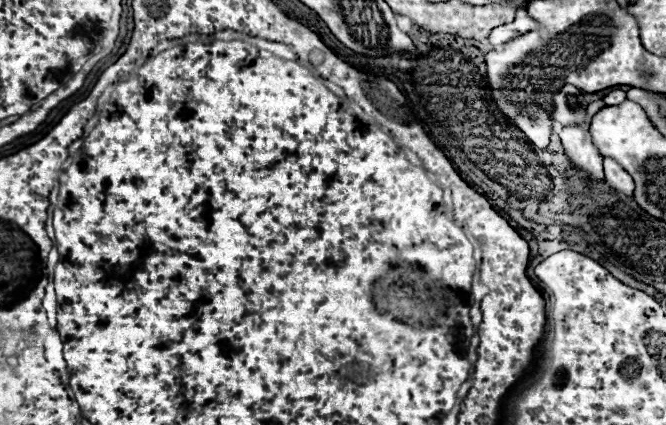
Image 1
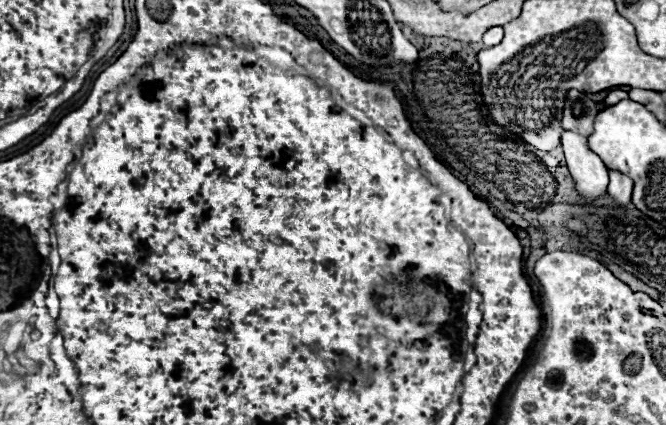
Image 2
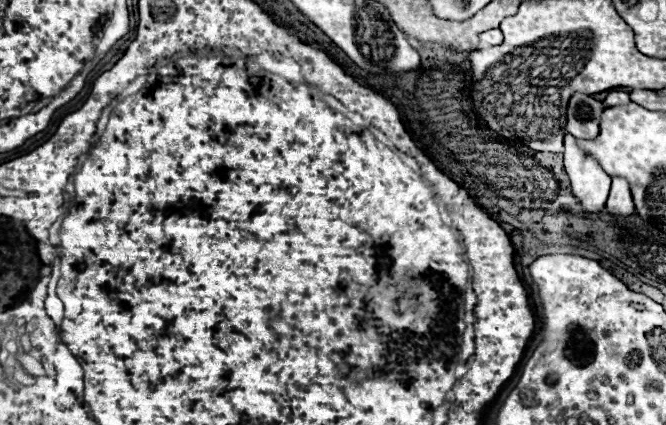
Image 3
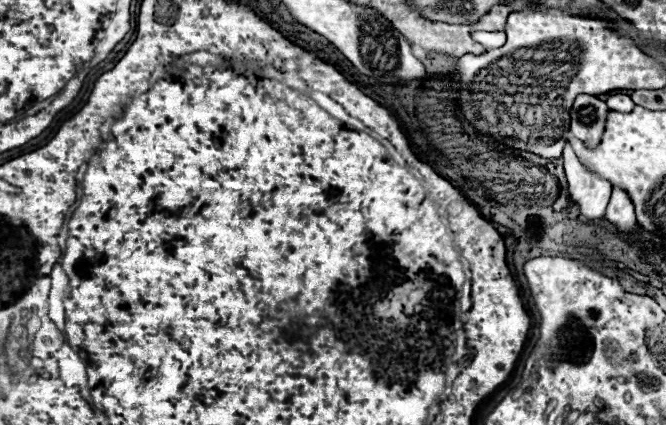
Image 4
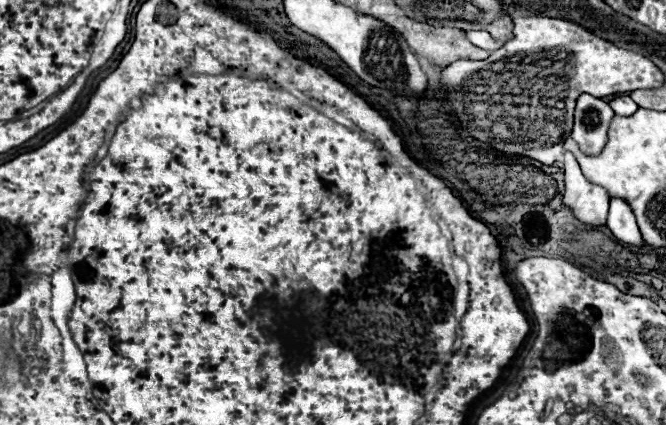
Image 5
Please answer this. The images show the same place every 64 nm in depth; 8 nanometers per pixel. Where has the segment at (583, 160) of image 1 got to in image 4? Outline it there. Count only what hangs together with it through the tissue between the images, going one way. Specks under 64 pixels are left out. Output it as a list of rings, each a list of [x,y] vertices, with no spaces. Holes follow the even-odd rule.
[[[566,142],[564,146],[564,170],[568,178],[570,198],[580,206],[580,212],[588,218],[602,218],[606,212],[606,204],[610,200],[612,184],[600,178],[596,172],[588,170]]]

